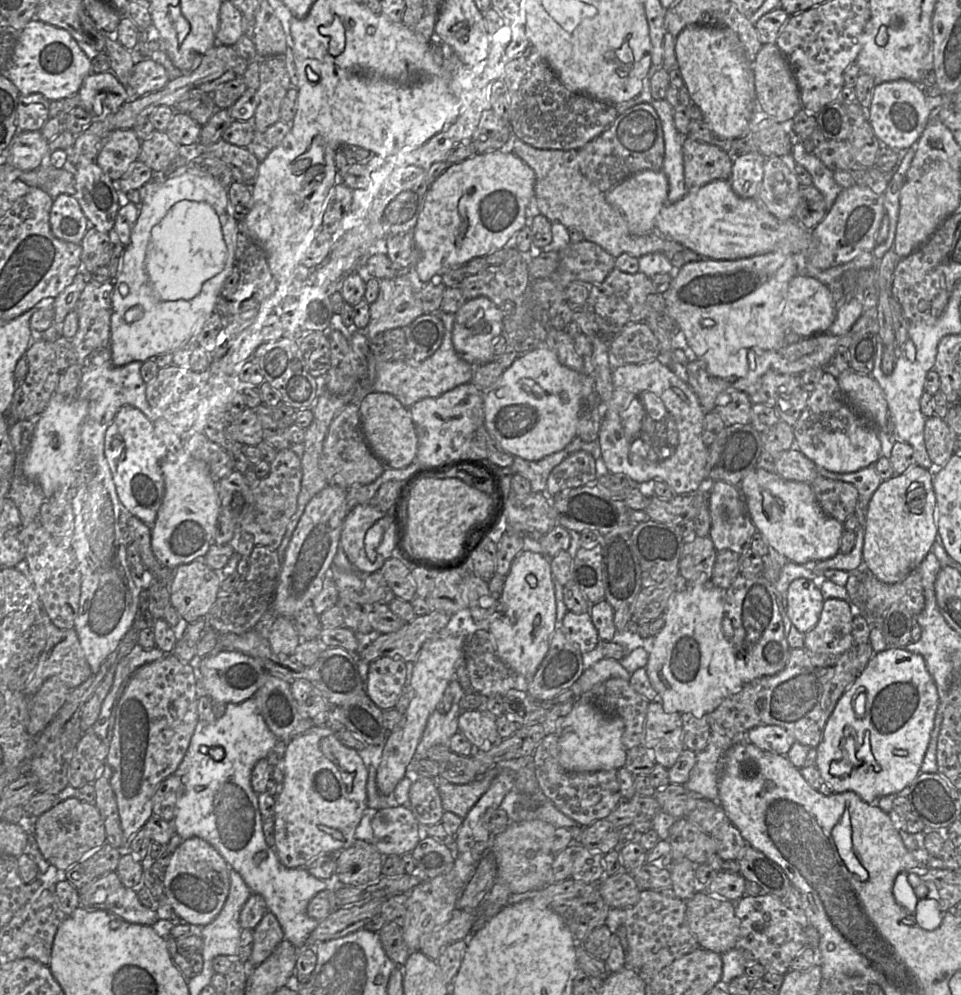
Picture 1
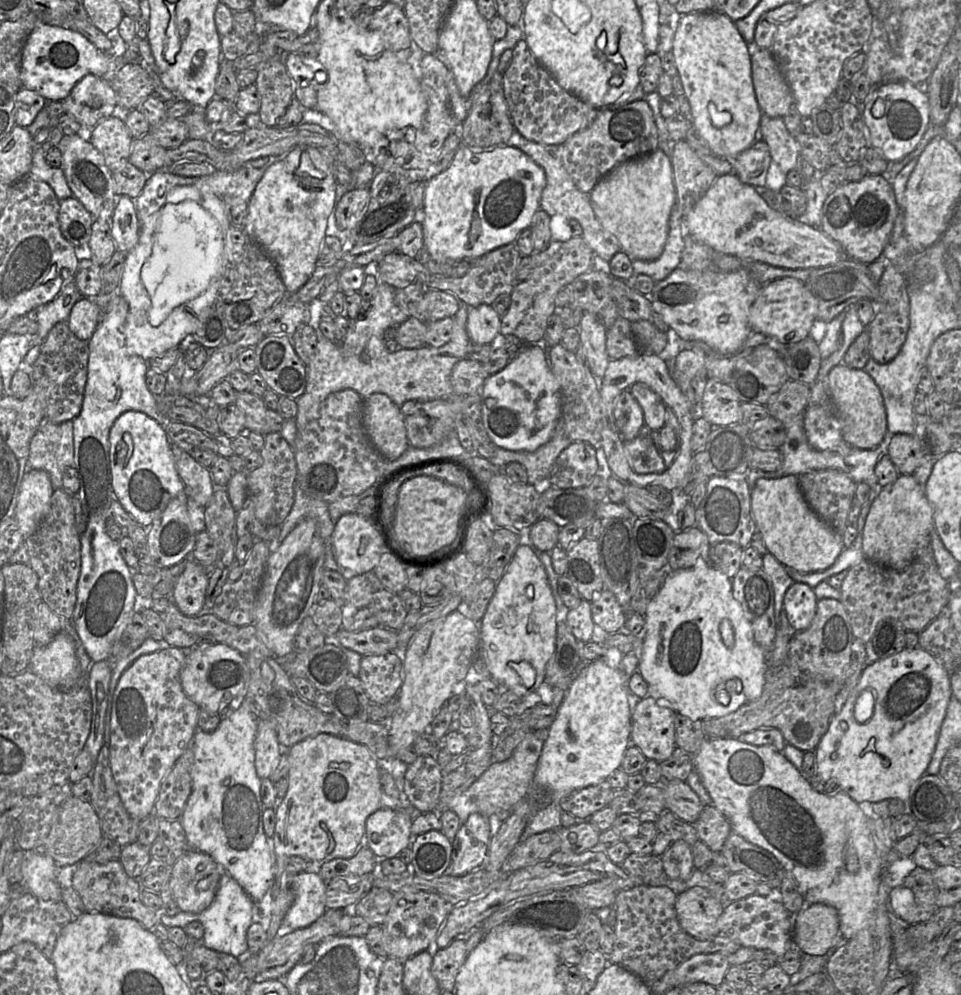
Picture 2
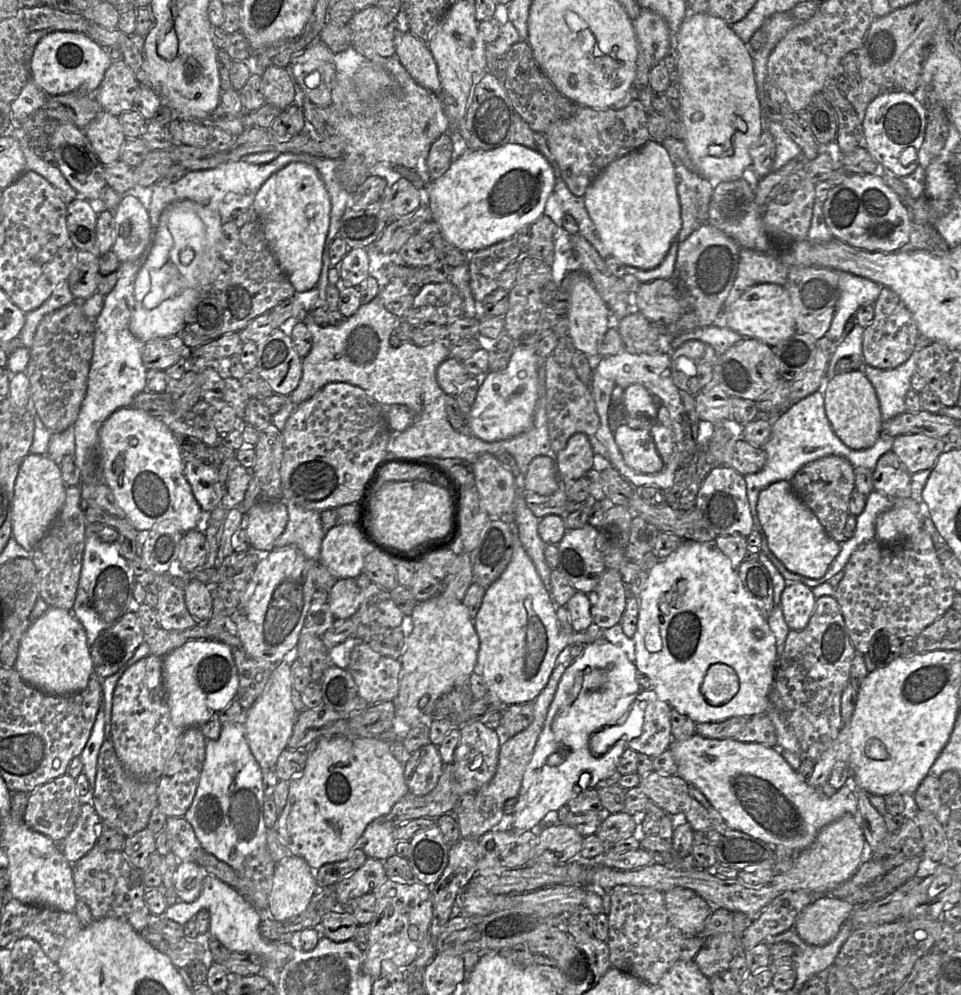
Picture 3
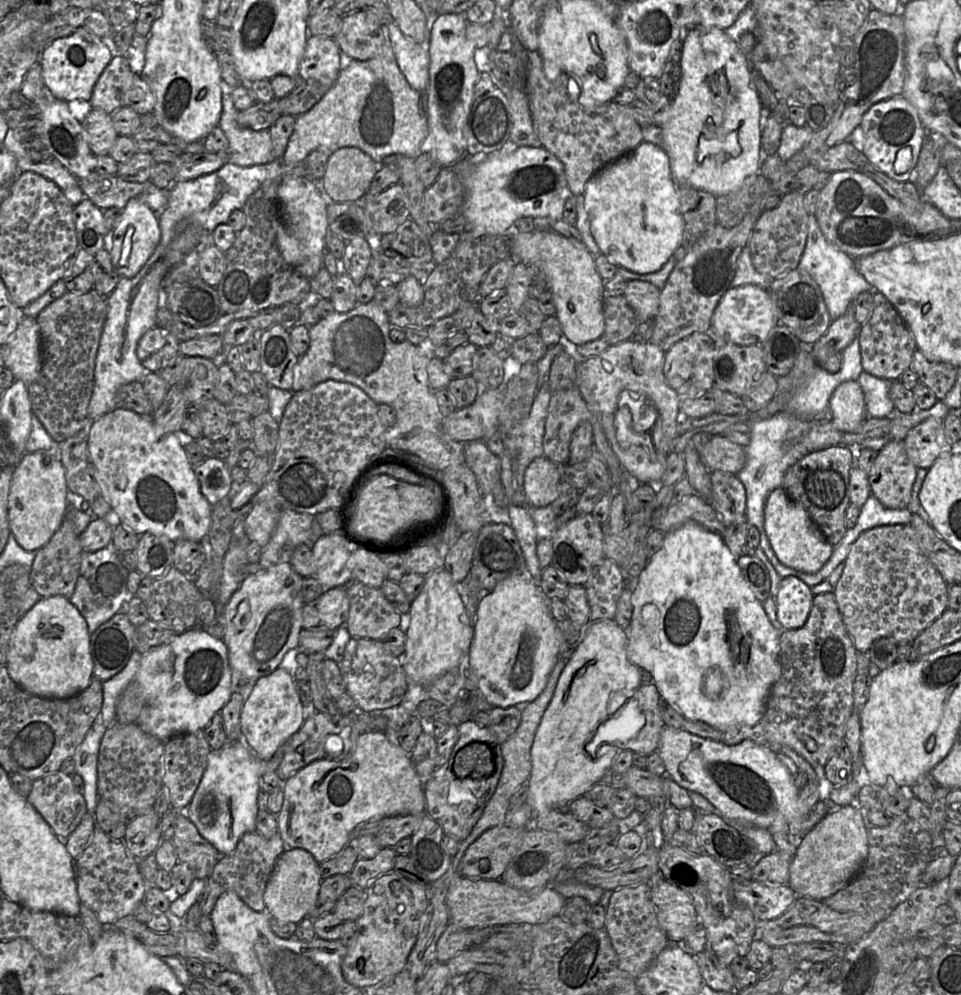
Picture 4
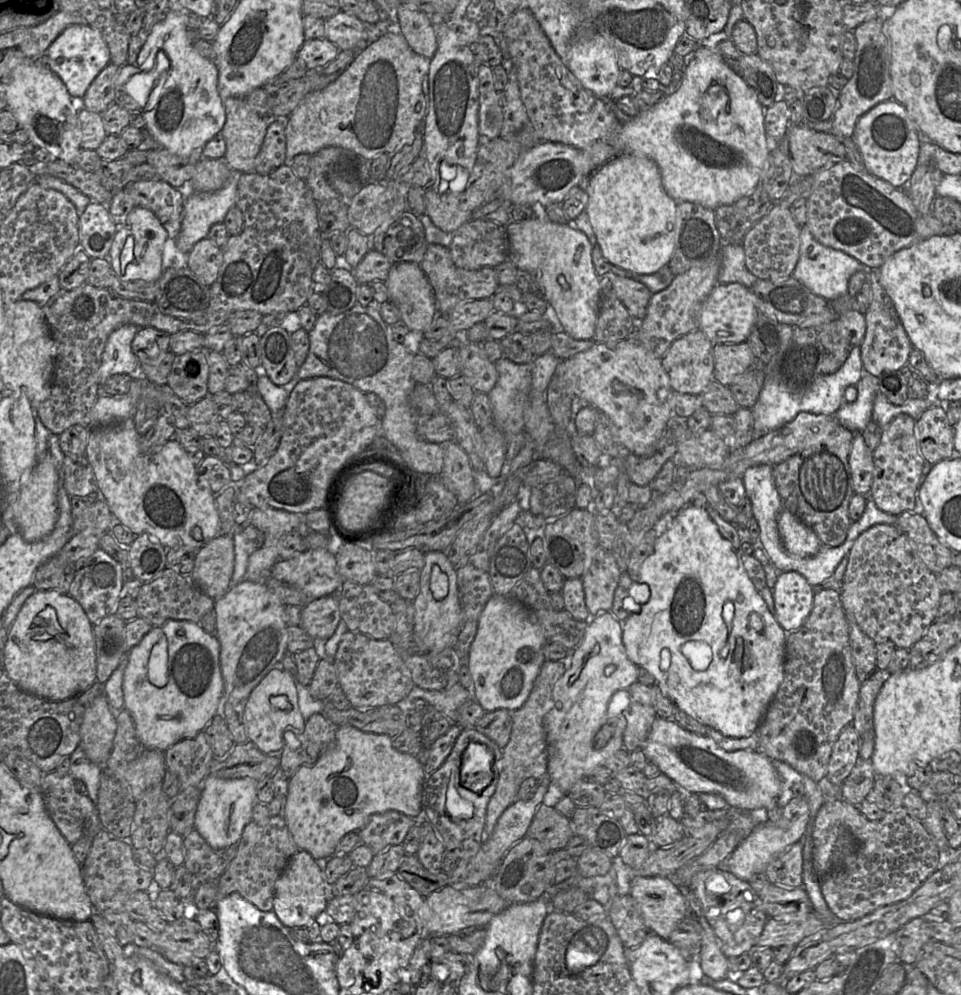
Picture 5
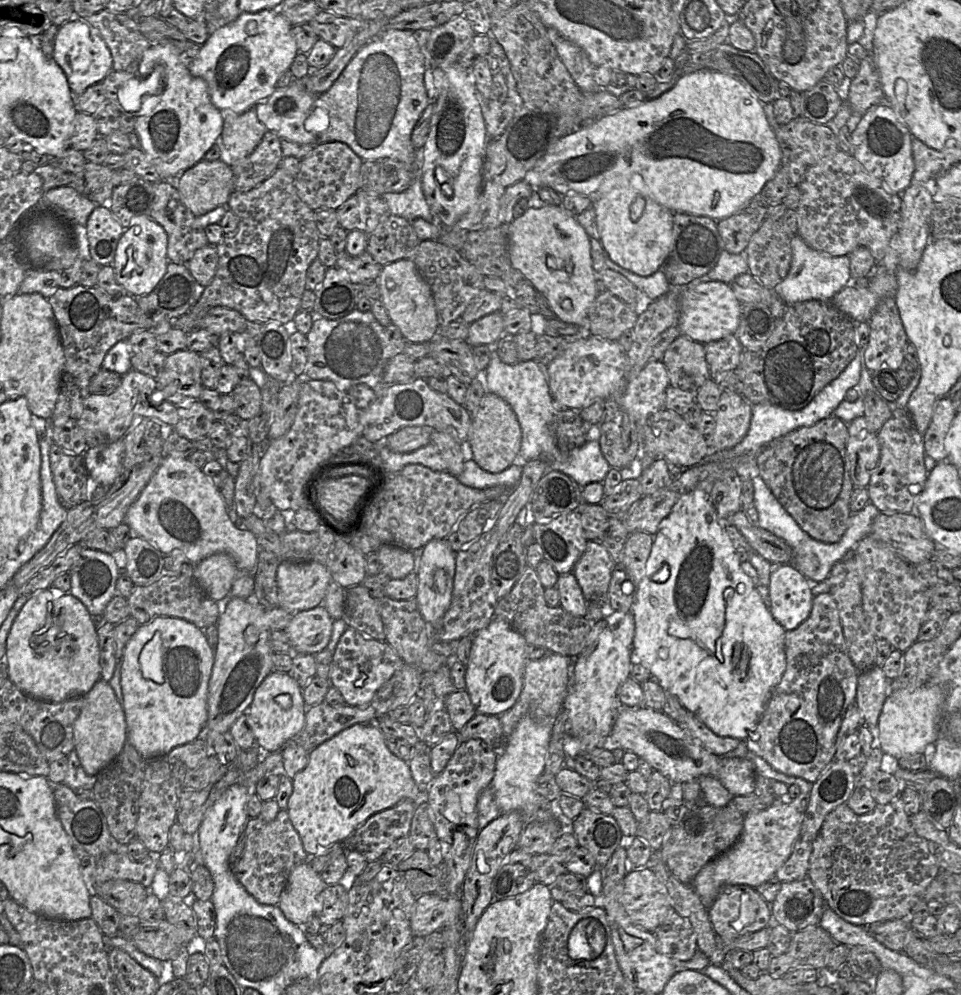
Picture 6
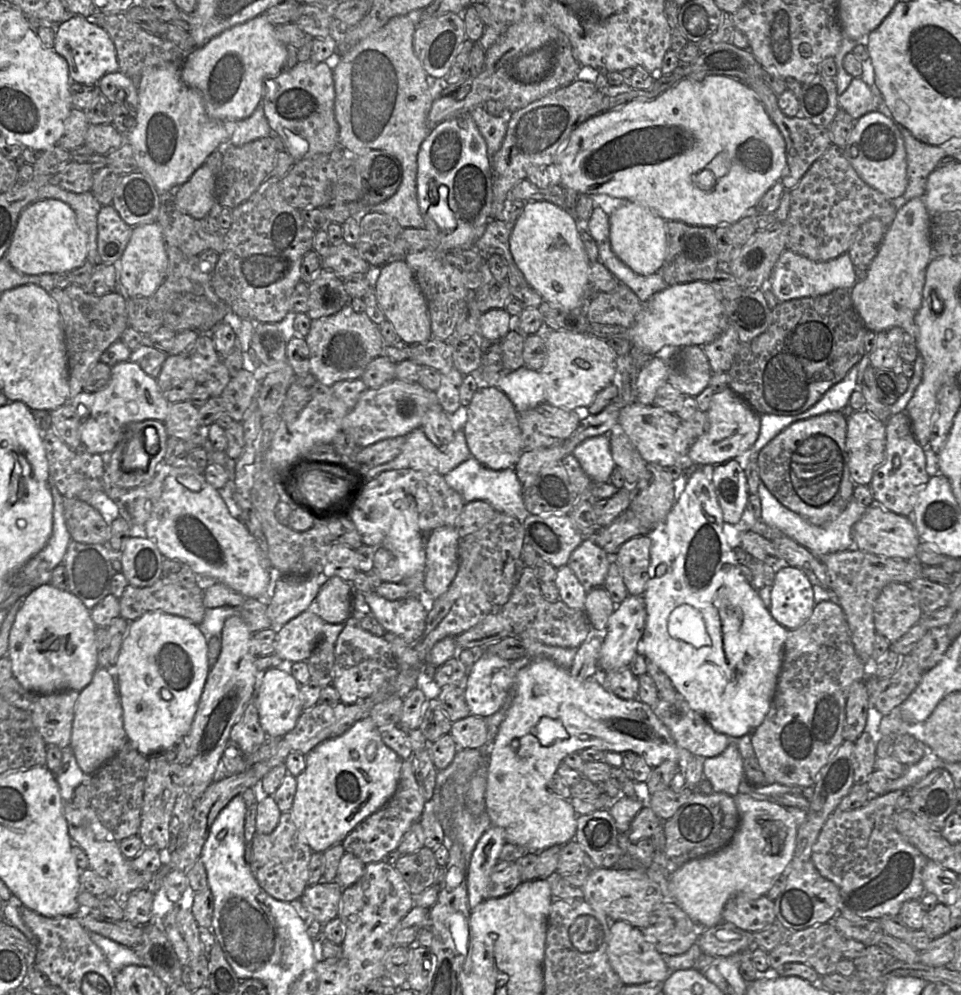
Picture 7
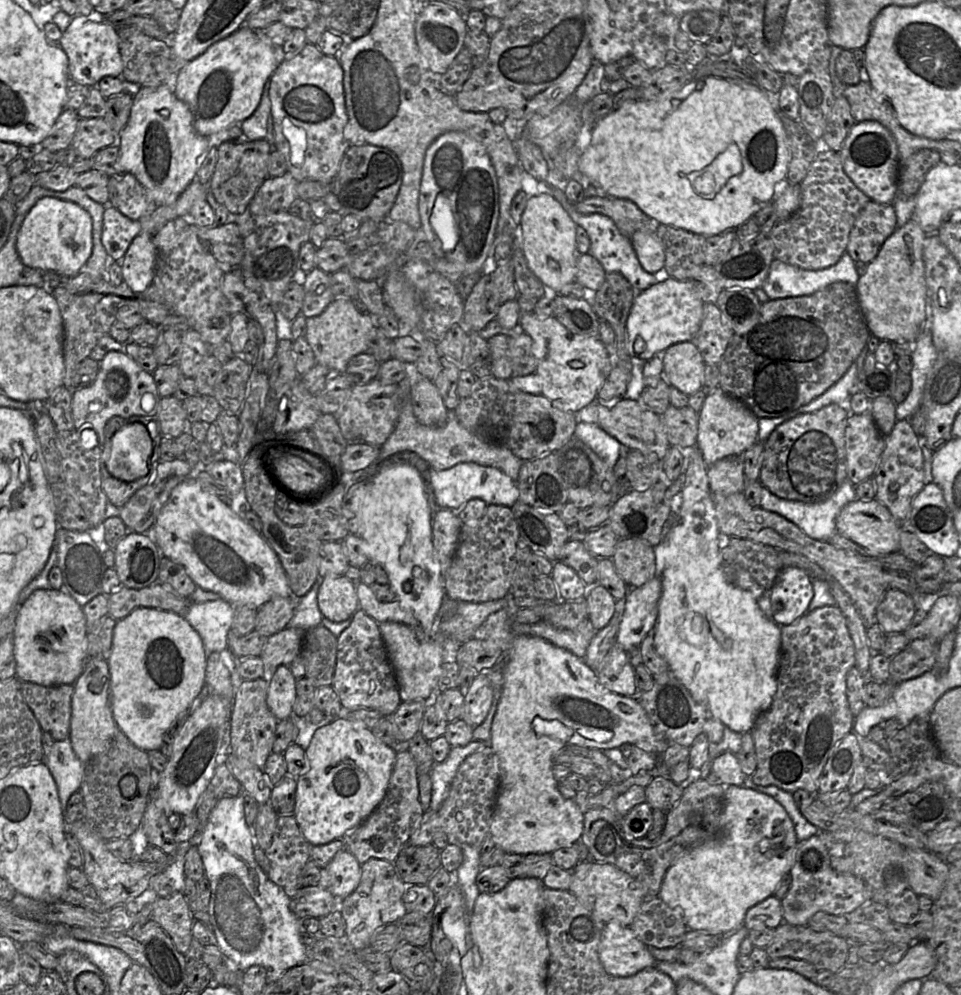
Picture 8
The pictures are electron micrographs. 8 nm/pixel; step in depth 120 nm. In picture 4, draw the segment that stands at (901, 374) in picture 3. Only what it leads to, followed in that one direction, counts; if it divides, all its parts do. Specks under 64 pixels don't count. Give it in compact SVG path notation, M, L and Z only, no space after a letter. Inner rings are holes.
M862 371L858 378L865 399L867 418L887 417L895 406L889 396L889 381Z

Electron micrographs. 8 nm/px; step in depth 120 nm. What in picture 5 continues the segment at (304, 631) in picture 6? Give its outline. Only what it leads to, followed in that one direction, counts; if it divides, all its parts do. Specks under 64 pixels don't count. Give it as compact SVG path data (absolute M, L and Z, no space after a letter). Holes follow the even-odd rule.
M337 595L311 600L301 608L299 626L316 641L326 641L341 620Z

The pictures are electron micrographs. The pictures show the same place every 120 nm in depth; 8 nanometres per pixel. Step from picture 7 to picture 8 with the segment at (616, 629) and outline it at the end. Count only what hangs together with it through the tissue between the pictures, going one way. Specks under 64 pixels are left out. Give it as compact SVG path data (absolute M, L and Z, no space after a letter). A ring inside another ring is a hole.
M657 575L643 586L629 589L616 635L616 643L625 651L639 646L653 631L658 617L661 593L662 583Z

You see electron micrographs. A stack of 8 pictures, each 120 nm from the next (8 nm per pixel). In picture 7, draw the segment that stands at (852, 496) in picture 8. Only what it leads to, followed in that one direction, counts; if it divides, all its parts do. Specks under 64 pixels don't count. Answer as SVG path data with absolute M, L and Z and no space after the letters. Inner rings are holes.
M761 480L758 485L757 494L761 503L760 520L768 526L778 529L785 536L793 539L801 546L807 548L818 559L821 559L827 554L845 551L854 547L852 527L867 510L867 507L861 505L854 498L852 498L844 511L835 520L823 526L815 526L807 522L798 514L784 507L770 493L770 491L766 488L765 484Z

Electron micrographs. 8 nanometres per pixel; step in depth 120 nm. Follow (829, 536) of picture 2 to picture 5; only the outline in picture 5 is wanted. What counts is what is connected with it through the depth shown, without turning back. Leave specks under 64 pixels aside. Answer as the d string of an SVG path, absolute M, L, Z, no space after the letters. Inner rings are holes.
M783 509L777 520L780 538L786 550L799 557L812 557L818 553L822 543L817 535L788 509Z

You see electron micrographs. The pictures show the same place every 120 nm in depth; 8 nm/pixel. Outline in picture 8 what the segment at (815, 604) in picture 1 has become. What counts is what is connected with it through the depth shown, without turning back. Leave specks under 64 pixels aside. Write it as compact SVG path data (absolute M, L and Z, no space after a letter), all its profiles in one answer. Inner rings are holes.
M785 567L768 591L772 620L781 626L794 623L808 610L814 590L810 576L797 567Z

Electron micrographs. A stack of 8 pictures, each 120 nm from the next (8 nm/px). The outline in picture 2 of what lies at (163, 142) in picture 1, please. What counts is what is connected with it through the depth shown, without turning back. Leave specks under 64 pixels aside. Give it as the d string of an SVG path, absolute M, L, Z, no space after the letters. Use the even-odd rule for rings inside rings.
M151 132L133 140L128 159L132 165L147 175L165 167L167 149L157 143Z

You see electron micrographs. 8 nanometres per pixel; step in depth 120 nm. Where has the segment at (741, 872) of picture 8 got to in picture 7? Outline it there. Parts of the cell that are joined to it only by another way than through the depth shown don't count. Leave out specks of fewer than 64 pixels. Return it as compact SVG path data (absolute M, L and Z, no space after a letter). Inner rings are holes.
M742 792L733 798L739 812L739 825L732 840L716 852L688 861L668 879L672 900L700 927L709 928L722 922L725 904L736 894L745 894L752 899L765 896L775 880L787 873L794 856L798 825L785 807L773 800L754 799Z

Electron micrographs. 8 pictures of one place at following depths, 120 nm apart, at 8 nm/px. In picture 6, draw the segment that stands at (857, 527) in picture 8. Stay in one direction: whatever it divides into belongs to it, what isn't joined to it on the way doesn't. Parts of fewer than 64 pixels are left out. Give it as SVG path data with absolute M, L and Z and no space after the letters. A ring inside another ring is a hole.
M880 512L873 521L870 534L891 546L912 565L933 559L935 542L926 533L923 521L916 512Z

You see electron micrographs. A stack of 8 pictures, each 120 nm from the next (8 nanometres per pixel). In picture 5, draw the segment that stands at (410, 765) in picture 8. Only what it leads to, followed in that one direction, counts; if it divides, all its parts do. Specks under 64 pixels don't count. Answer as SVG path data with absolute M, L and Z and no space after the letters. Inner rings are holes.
M396 811L373 814L358 831L359 840L377 854L392 845L402 844L413 825L414 818Z

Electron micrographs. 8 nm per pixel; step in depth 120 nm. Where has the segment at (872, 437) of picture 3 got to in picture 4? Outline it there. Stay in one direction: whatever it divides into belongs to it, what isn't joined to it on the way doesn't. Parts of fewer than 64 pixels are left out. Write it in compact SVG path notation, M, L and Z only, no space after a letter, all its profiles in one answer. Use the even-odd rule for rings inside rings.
M857 380L841 383L829 401L829 415L839 430L855 433L867 418L863 390Z

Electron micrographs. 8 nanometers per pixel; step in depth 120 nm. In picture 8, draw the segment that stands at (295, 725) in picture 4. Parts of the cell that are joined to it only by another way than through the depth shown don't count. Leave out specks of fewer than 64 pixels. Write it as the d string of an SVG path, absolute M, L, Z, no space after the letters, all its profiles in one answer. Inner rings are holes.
M280 665L270 678L267 705L278 721L293 716L296 678L287 665Z

